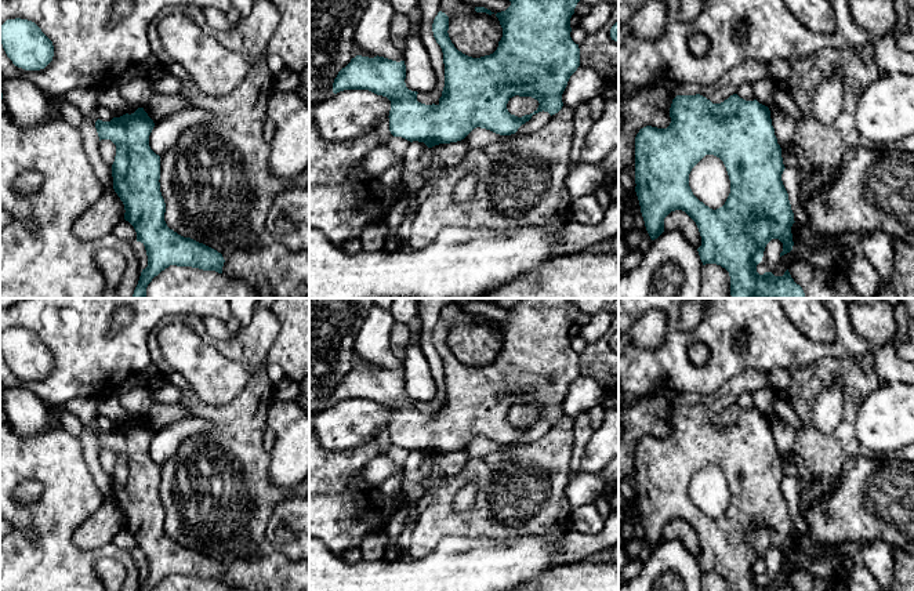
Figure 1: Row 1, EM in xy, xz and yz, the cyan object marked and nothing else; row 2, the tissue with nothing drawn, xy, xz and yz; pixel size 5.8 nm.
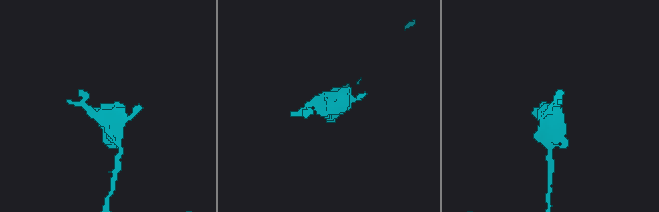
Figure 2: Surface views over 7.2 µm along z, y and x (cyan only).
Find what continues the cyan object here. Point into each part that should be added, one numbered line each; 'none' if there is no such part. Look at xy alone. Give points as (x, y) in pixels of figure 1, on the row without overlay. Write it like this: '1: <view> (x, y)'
none

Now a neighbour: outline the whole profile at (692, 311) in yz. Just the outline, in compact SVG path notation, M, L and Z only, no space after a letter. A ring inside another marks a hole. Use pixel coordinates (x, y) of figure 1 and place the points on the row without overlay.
M692 298L682 307L679 329L685 333L693 331L701 322L703 313L707 309L707 298Z

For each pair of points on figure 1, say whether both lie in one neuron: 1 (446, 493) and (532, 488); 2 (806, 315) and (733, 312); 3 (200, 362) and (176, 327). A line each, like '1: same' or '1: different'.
1: same
2: different
3: same

